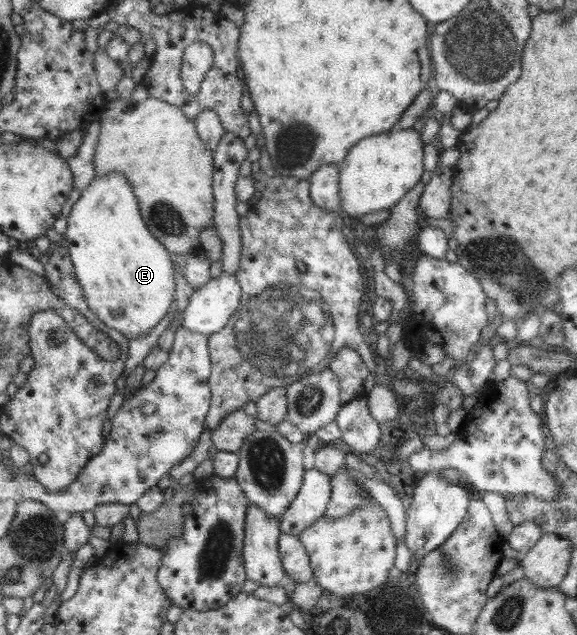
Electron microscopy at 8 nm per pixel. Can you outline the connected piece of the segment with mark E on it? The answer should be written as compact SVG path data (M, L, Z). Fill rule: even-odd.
M108 171L104 175L95 176L90 185L81 192L70 210L67 228L64 230L65 239L70 244L66 248L88 306L106 326L120 331L128 340L147 335L174 308L175 302L171 254L144 224L138 204L126 175L118 171Z

